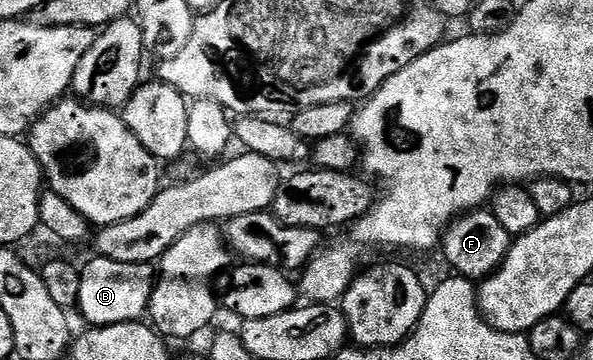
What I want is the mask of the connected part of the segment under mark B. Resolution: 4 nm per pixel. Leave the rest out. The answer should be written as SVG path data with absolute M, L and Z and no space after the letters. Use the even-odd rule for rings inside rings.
M95 255L95 260L90 260L81 265L80 271L80 298L77 311L90 326L105 326L108 324L133 324L141 321L147 315L150 299L154 293L156 272L150 264L129 264L128 262L116 262L106 256Z

